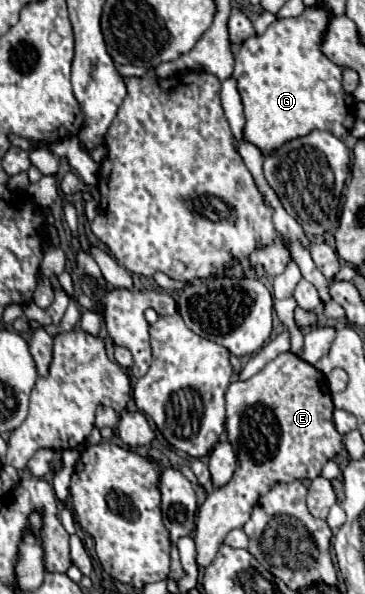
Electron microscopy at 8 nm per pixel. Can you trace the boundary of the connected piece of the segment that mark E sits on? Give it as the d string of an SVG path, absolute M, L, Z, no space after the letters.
M295 353L277 355L247 381L231 381L225 391L225 405L227 441L237 455L237 469L233 479L209 493L199 507L193 535L199 567L211 565L225 535L247 523L257 497L275 483L315 479L321 467L343 449L343 437L333 425L333 403L325 375Z

